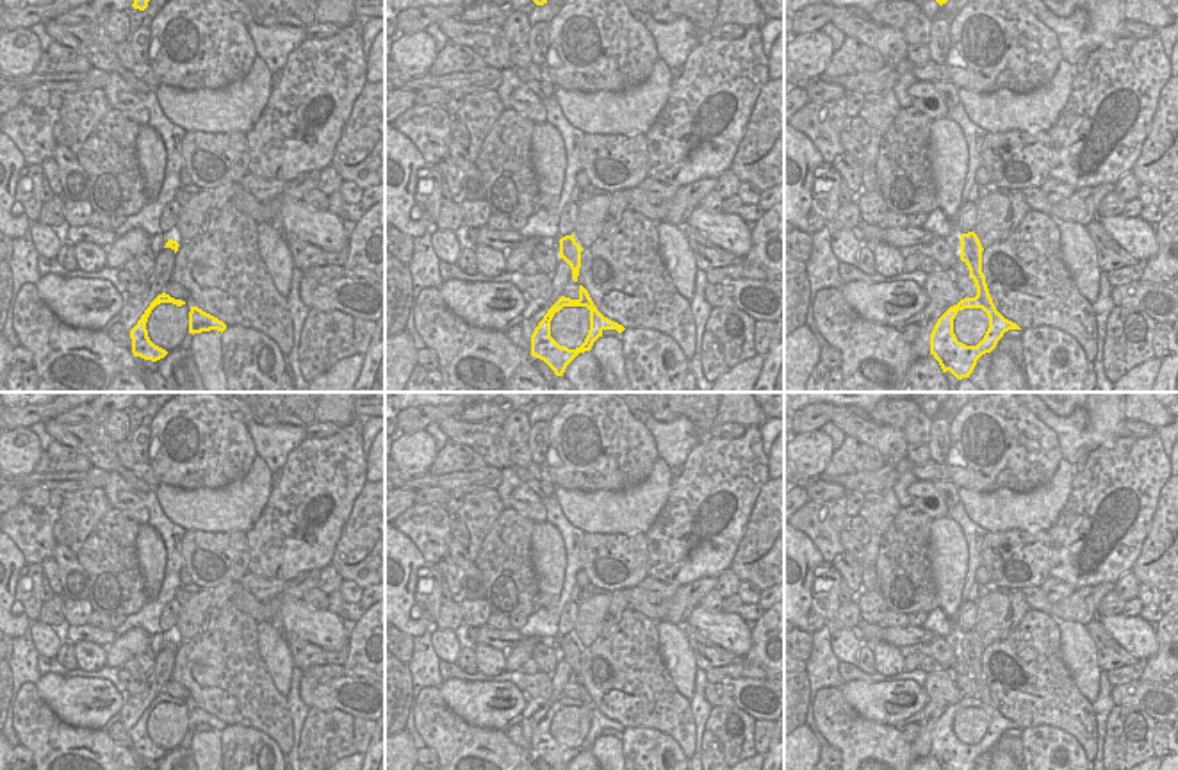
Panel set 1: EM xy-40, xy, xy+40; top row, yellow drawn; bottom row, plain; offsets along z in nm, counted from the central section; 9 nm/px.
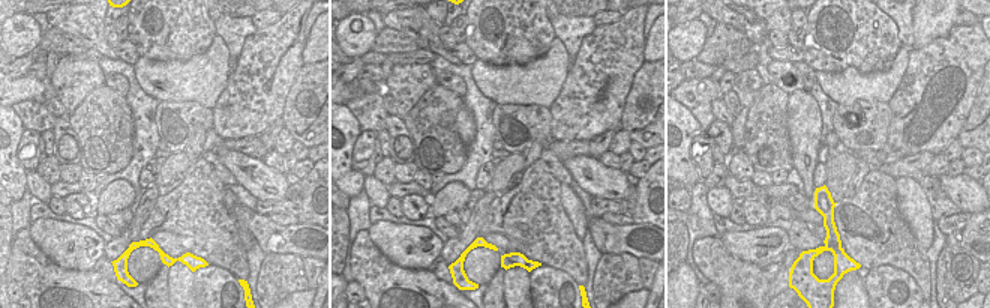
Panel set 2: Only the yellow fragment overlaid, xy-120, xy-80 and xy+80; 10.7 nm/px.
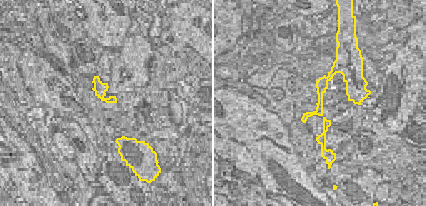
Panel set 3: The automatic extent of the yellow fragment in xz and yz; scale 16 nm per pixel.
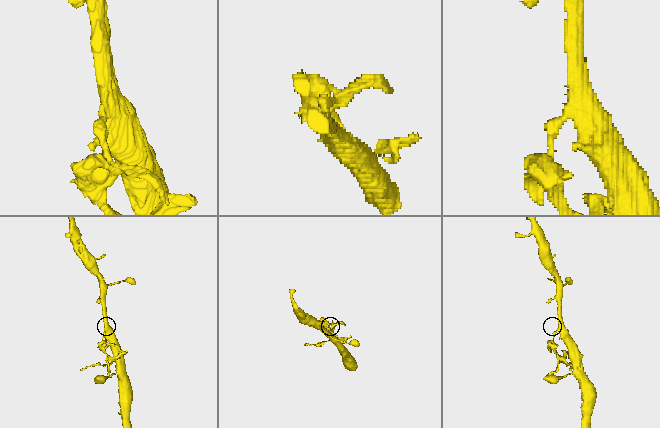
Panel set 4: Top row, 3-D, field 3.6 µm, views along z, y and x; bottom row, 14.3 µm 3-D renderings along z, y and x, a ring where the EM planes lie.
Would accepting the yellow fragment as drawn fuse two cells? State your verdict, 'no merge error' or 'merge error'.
merge error

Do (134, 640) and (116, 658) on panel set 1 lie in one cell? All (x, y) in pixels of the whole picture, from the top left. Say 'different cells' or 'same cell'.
same cell

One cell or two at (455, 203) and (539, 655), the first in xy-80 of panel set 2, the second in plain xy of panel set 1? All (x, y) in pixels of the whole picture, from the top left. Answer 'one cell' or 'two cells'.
two cells

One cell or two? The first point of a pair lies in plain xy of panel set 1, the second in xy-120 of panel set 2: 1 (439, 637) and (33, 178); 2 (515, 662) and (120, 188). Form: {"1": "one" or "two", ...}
{"1": "one", "2": "one"}

